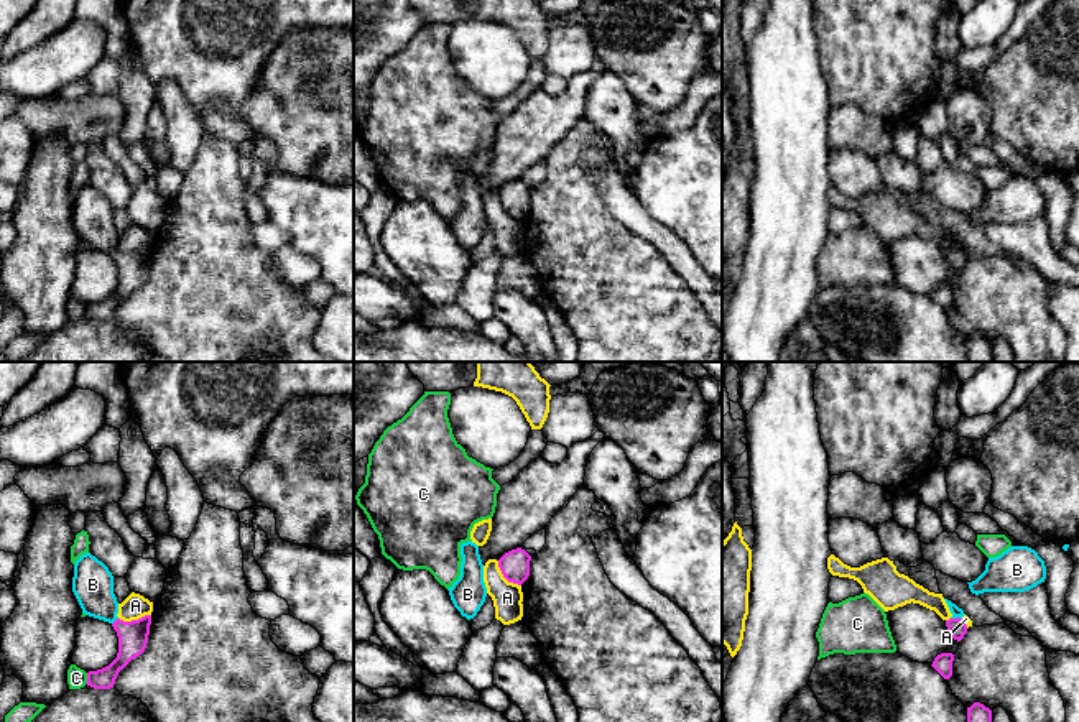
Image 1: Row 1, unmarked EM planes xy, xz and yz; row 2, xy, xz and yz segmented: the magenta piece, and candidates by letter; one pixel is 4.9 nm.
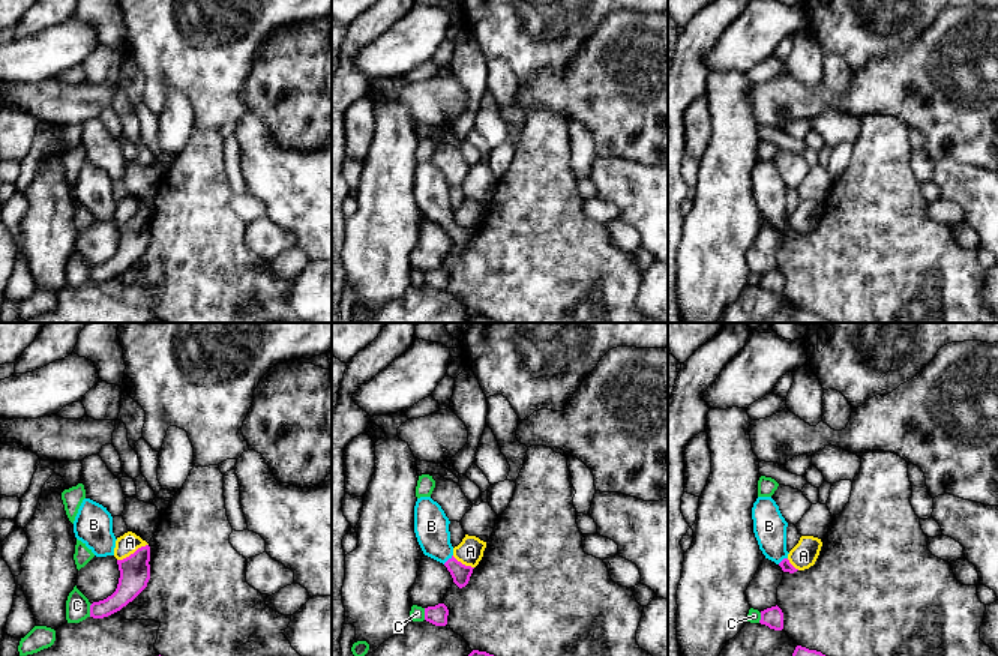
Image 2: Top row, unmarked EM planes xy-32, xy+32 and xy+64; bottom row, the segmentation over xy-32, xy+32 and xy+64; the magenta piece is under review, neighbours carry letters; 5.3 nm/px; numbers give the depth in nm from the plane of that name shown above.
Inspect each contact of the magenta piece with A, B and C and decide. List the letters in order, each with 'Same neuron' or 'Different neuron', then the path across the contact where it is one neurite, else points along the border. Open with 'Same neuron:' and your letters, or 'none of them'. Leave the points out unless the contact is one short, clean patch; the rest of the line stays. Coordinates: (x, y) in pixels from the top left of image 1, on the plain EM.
Same neuron: B
A: Different neuron. Boundary: xz (497, 193), (502, 206), (520, 217)
B: Same neuron. Path across: yz (956, 259), (958, 249), (956, 244)
C: Different neuron

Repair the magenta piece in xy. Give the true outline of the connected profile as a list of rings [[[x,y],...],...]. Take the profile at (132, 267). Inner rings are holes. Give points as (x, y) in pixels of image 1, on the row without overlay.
[[[90,184],[82,186],[74,196],[72,224],[86,247],[109,253],[117,263],[117,289],[102,301],[89,303],[86,314],[94,321],[110,321],[118,304],[145,283],[151,247],[132,253],[123,253],[117,248],[118,234],[113,225],[113,207]]]

